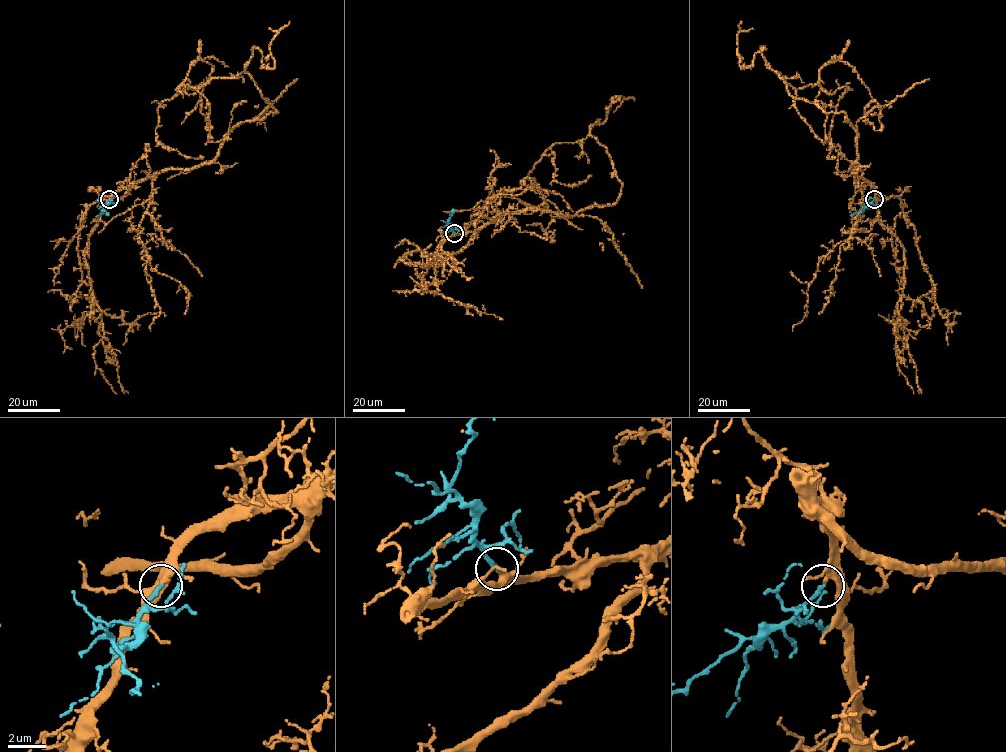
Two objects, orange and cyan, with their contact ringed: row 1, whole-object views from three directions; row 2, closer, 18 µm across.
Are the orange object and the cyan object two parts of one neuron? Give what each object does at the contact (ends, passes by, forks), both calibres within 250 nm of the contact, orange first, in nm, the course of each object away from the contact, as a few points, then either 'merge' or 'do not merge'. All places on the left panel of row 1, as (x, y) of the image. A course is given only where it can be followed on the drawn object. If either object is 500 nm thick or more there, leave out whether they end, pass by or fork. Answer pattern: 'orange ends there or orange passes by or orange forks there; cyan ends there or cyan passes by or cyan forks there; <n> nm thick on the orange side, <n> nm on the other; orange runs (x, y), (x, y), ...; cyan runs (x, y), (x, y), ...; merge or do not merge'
orange passes by; cyan ends there; 280 nm thick on the orange side, 240 nm on the other; orange runs (110, 199), (276, 112), (248, 74), (158, 108), (156, 140), (203, 157); cyan runs (110, 199), (104, 208), (106, 213), (109, 212); merge

